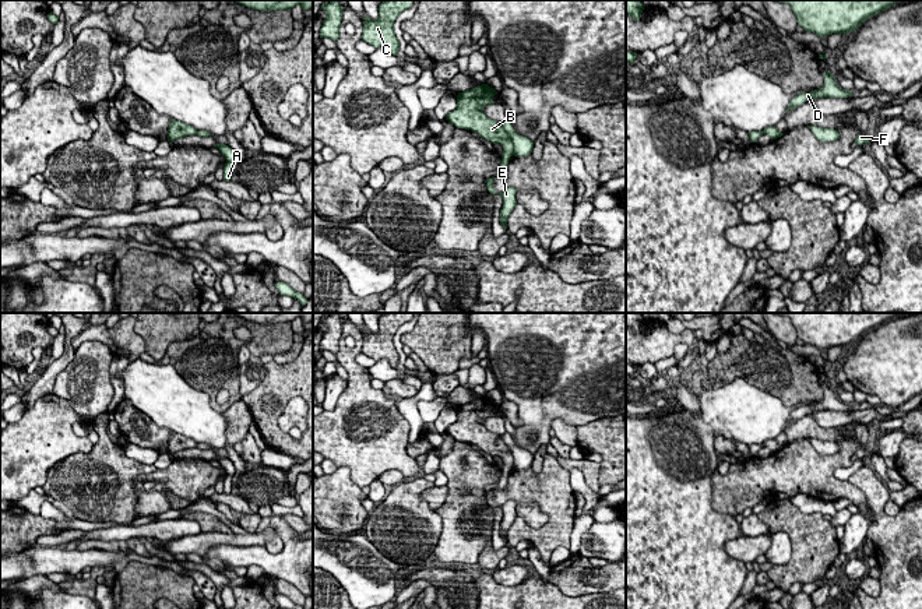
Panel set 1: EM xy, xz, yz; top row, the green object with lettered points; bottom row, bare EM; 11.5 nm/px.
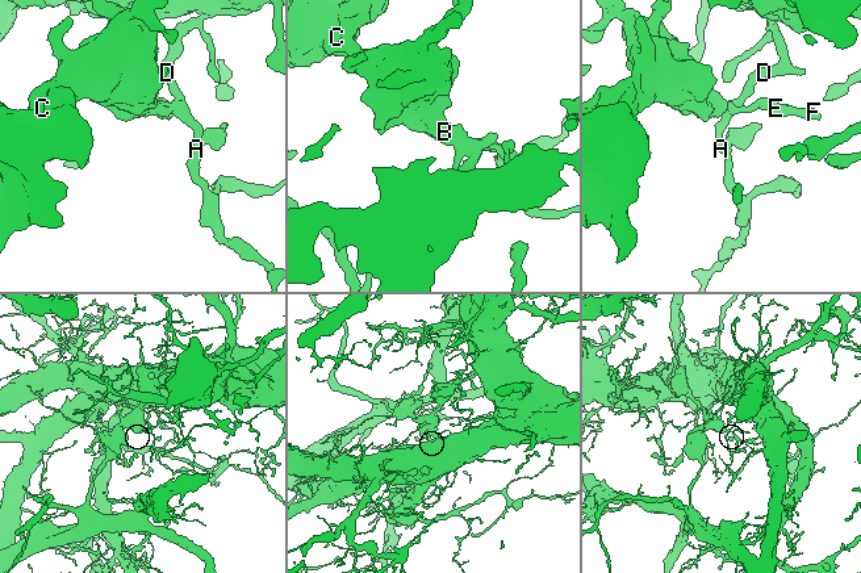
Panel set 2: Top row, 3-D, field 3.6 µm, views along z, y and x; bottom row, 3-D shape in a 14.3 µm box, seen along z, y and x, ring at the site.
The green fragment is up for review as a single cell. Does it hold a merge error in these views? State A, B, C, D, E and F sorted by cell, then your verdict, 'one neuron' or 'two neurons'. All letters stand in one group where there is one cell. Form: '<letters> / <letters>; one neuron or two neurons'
A D / B C E F; two neurons

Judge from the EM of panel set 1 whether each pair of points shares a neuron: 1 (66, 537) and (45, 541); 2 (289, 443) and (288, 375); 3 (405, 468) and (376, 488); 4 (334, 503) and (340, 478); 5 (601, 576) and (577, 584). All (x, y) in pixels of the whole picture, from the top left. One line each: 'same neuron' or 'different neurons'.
1: same neuron
2: same neuron
3: different neurons
4: same neuron
5: same neuron

